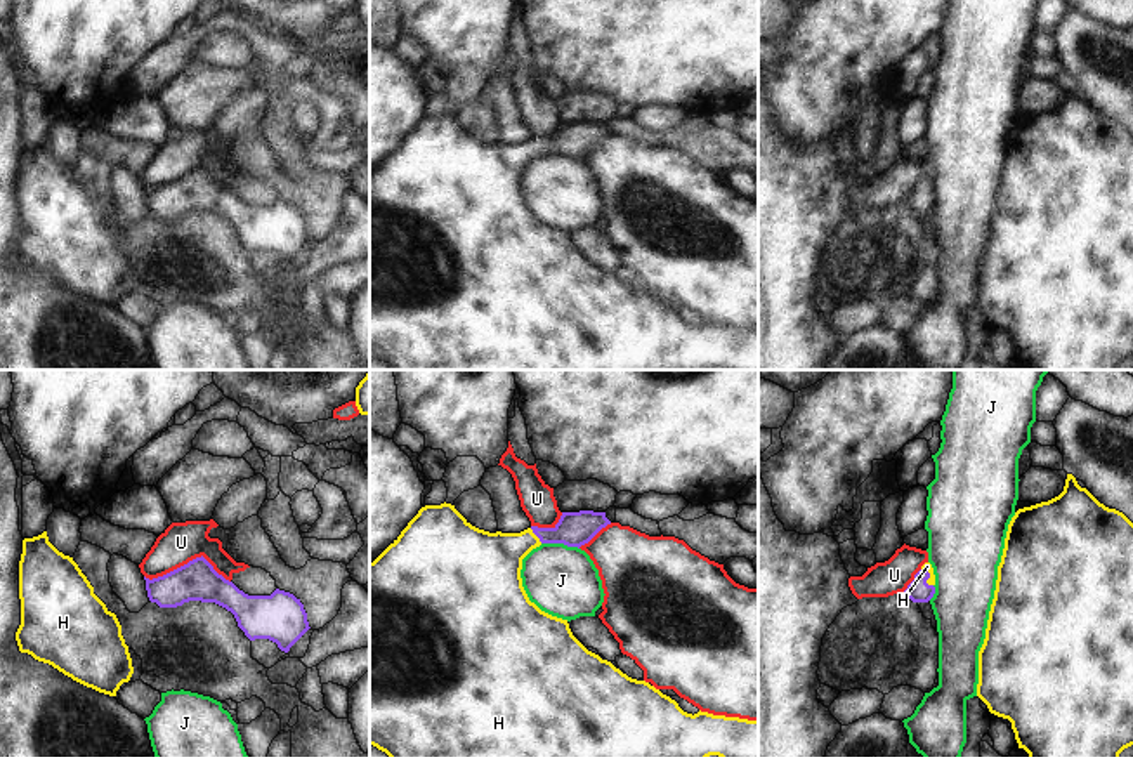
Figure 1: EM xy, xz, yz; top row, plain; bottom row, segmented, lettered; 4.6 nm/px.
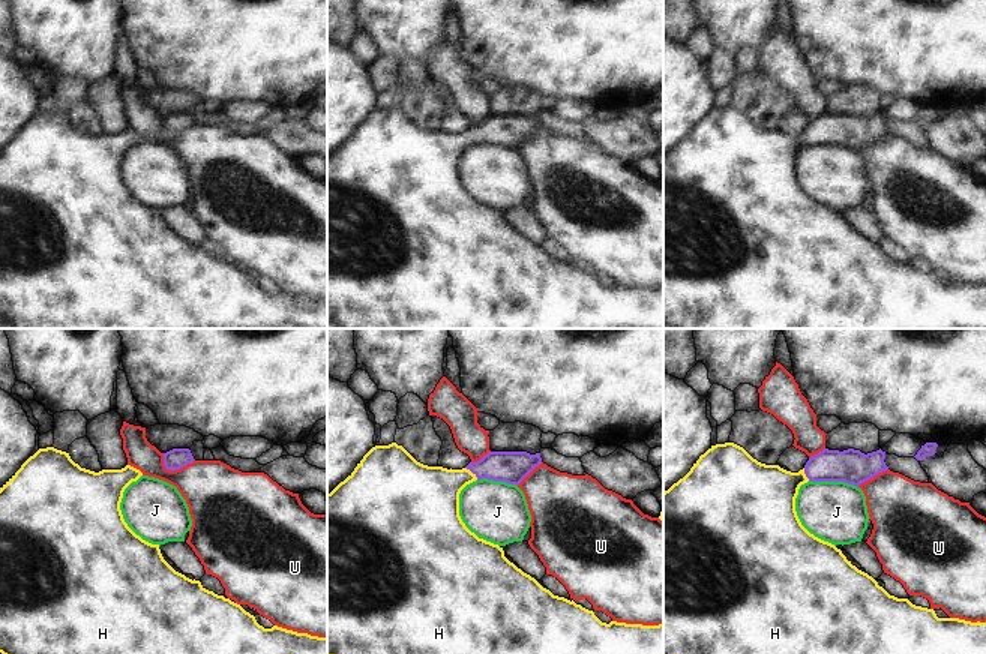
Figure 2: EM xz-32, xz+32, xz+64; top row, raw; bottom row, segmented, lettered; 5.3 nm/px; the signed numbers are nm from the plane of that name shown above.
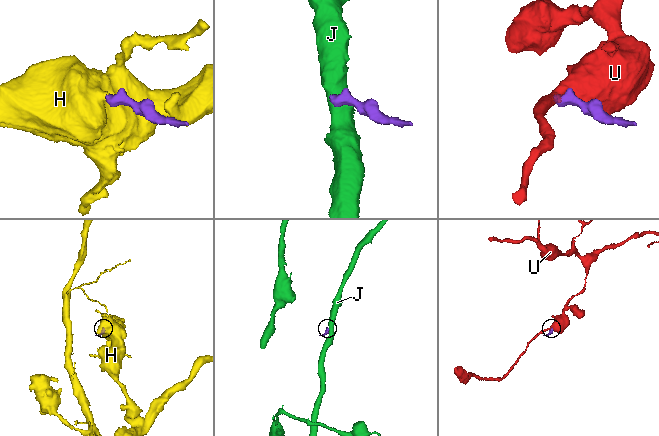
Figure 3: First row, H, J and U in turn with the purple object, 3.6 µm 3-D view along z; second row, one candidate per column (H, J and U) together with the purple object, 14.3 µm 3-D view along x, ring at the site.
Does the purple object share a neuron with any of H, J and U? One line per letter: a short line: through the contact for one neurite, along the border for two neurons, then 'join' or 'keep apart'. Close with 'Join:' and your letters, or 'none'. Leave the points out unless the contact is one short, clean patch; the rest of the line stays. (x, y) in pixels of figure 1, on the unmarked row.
H: xz (575, 139), (563, 144), (535, 144), (490, 174) | join
J: xz (542, 153), (563, 153), (578, 160) | keep apart
U: keep apart
Join: H

